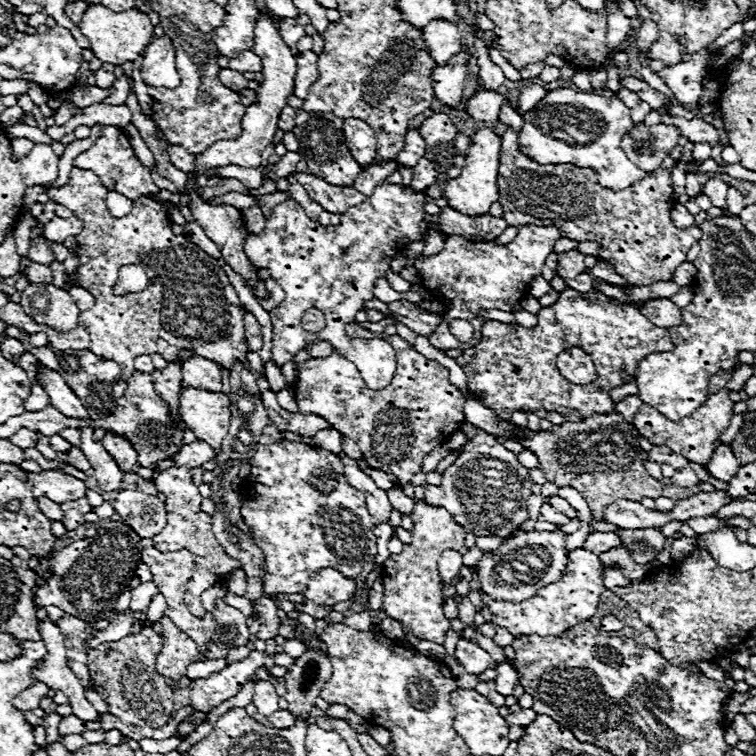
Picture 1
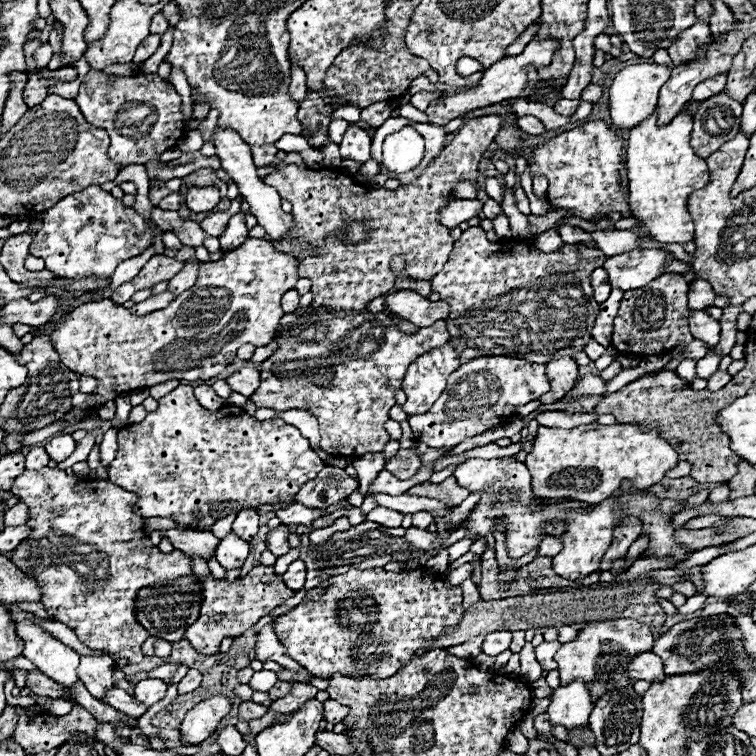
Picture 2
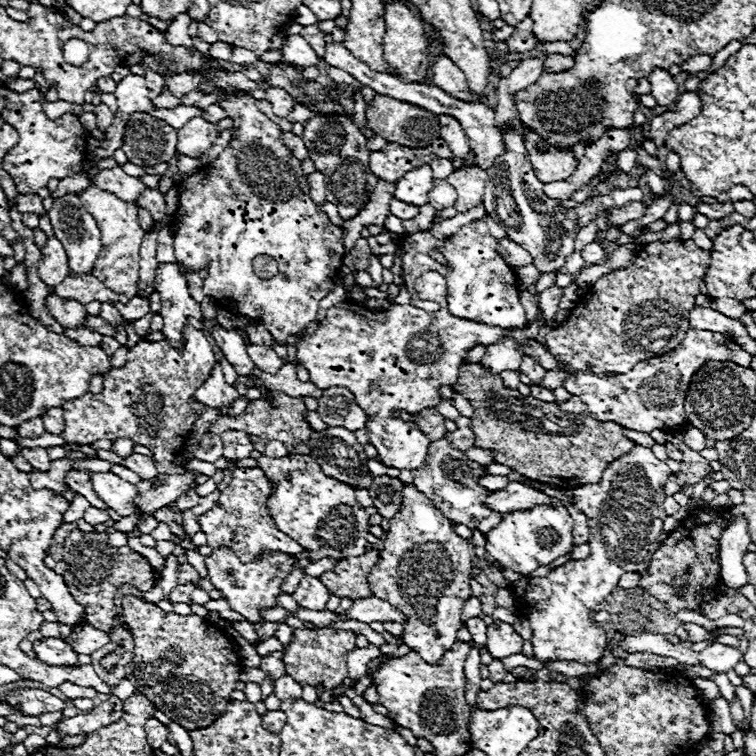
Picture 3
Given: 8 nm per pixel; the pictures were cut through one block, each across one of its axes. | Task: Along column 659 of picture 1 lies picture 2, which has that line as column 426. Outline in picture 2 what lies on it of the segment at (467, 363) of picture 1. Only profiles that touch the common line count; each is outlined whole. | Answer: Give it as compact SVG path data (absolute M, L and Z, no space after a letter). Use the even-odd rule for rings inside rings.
M298 308L296 312L284 314L276 330L278 350L260 364L262 384L250 396L250 402L256 408L272 410L310 410L320 424L320 446L332 456L362 456L368 452L382 452L384 444L390 440L384 430L384 422L390 418L388 410L396 404L394 392L402 388L404 374L416 356L430 352L432 348L442 348L448 342L446 322L438 320L432 326L418 328L414 334L404 334L398 330L398 324L390 318L390 312L350 312L338 318L334 312L324 308Z

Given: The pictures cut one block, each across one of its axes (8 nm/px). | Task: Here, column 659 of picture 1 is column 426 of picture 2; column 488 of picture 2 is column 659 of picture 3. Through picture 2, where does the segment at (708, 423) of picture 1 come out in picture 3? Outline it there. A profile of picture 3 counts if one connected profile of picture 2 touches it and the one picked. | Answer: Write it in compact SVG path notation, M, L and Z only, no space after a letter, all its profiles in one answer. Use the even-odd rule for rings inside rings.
M690 328L682 340L682 344L668 352L668 356L648 358L640 362L628 374L594 374L576 370L564 380L564 388L572 396L580 396L580 400L588 406L592 418L600 422L616 422L636 432L652 432L672 428L686 428L688 420L684 414L684 392L688 390L690 378L706 360L734 360L740 366L750 366L752 356L742 350L734 340L720 332L710 330L694 330Z

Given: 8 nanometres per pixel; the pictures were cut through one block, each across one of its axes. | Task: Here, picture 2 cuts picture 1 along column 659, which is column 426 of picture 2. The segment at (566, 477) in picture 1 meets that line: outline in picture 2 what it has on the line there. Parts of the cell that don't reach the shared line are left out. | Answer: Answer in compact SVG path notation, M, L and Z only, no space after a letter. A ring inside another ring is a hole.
M450 476L446 480L442 480L440 484L432 484L432 482L422 482L422 484L416 484L414 488L410 488L406 494L410 496L426 496L426 498L436 498L440 500L442 504L448 504L448 506L458 506L470 492L460 488L456 484L456 480Z

